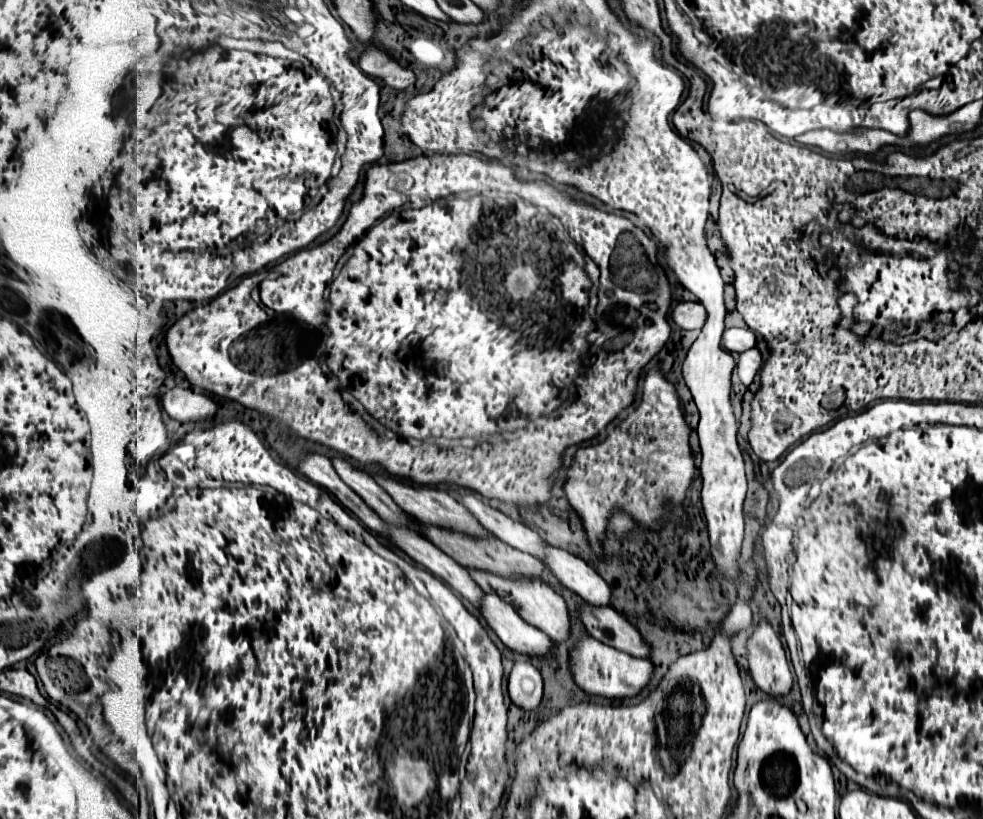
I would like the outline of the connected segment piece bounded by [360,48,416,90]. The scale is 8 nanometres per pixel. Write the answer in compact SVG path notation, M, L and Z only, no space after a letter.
M374 48L362 54L360 68L366 74L378 76L380 80L384 80L388 86L392 86L396 90L402 90L402 88L410 86L412 82L416 82L416 76L410 70L404 70L398 62L394 62L384 52L374 50Z

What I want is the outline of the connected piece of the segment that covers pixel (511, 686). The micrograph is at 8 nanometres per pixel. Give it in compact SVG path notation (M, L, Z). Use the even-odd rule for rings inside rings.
M526 658L516 660L508 676L508 694L512 702L524 710L534 710L542 698L540 670Z

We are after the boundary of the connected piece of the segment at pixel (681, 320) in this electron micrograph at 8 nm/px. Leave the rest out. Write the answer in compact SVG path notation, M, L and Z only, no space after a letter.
M680 302L672 310L672 320L682 330L700 330L706 320L706 310L700 302Z

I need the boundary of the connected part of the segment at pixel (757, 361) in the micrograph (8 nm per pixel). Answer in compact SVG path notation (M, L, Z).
M750 348L750 350L742 352L740 358L738 358L738 376L740 376L740 382L744 386L750 386L752 378L758 374L760 366L762 366L762 356L760 356L760 352L756 348Z

